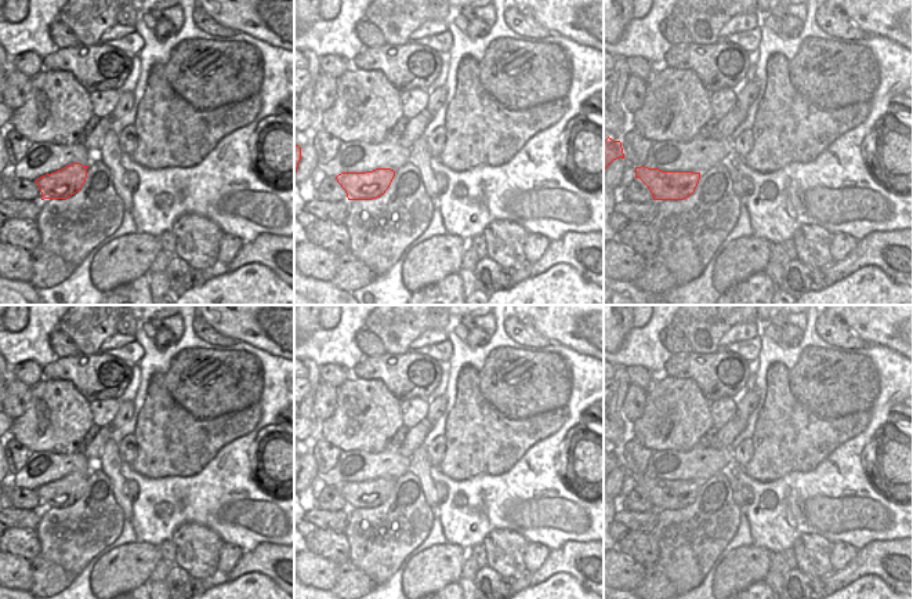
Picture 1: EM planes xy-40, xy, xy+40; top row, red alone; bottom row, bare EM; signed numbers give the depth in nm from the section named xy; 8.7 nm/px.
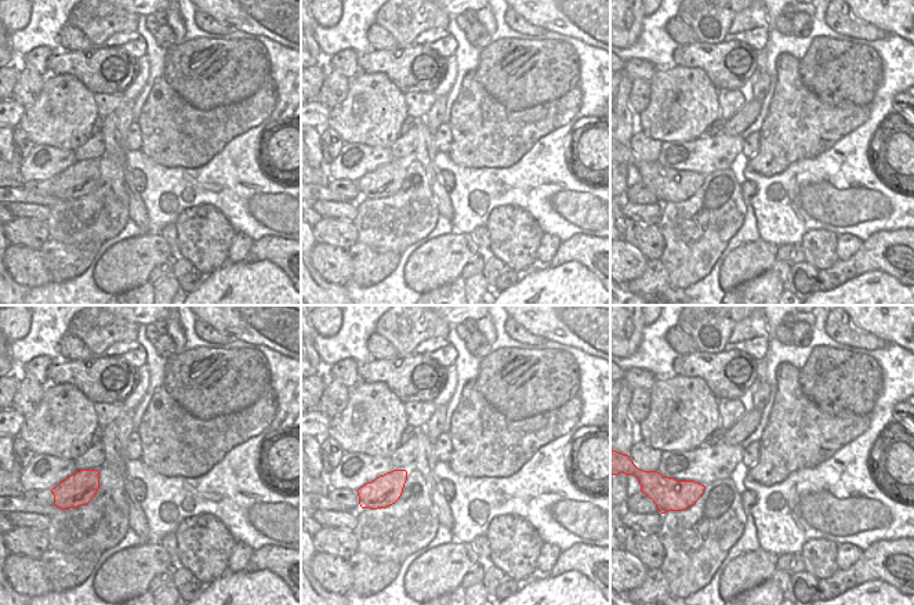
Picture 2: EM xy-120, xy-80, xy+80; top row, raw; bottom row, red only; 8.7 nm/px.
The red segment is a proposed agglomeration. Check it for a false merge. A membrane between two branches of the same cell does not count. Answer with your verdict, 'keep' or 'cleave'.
keep

